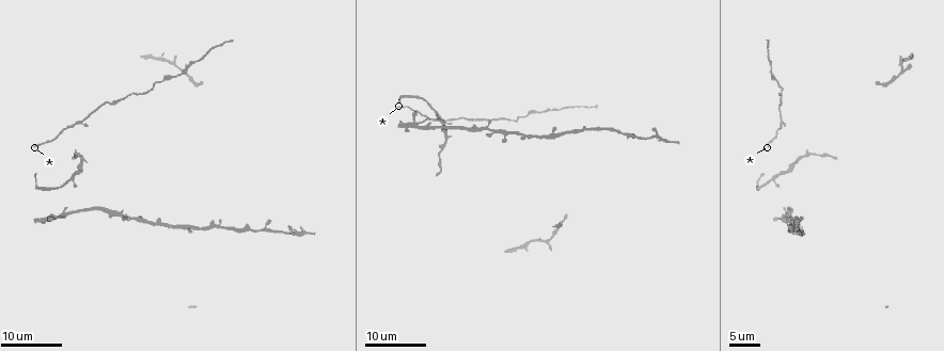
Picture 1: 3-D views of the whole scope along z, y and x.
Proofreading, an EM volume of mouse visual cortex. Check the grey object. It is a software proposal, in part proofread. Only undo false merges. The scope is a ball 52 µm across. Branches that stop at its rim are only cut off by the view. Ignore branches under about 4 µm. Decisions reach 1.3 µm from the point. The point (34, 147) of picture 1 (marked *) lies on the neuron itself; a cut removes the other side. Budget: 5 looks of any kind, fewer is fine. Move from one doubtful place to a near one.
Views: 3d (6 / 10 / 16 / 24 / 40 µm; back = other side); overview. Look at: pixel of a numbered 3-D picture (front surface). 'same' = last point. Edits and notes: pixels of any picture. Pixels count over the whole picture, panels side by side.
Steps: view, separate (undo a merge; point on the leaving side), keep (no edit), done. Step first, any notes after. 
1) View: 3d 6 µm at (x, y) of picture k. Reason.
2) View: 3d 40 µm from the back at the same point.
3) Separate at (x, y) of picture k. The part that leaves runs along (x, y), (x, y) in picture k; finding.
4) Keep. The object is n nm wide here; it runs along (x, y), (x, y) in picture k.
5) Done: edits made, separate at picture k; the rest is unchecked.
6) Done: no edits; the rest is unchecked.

View: 3d 24 µm at (80, 120) of picture 1. Small branch off a trunk.

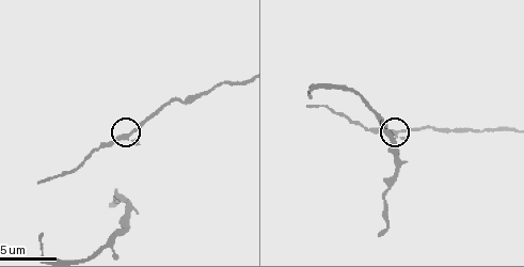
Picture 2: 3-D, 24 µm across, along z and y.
View: 3d 6 µm at (124, 137) of picture 2.

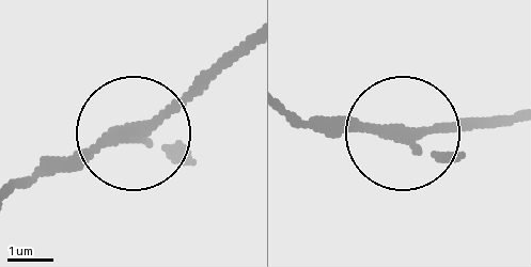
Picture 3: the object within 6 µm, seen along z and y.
Keep. 3 arms meet here; it runs along (290, 112), (381, 127), (504, 127) in picture 3; continuous, no second neuron.

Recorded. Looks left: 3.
View: 3d 24 µm at (525, 115) of picture 1. Calibre changes.

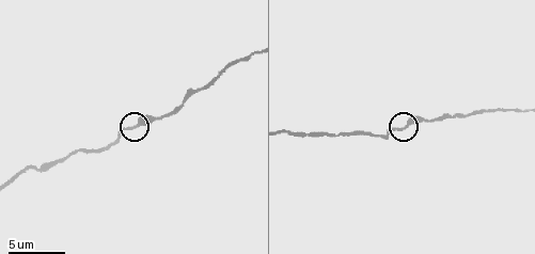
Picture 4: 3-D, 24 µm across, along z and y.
View: 3d 10 µm at (402, 129) of picture 4. Zoom in.

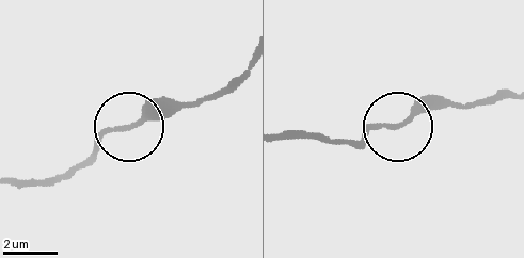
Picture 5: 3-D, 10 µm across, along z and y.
Keep. The object is 180 nm wide here; it runs along (17, 183), (58, 181), (113, 130), (179, 102) in picture 5; one neuron here.

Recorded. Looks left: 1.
Done: no edits; the rest is unchecked.

